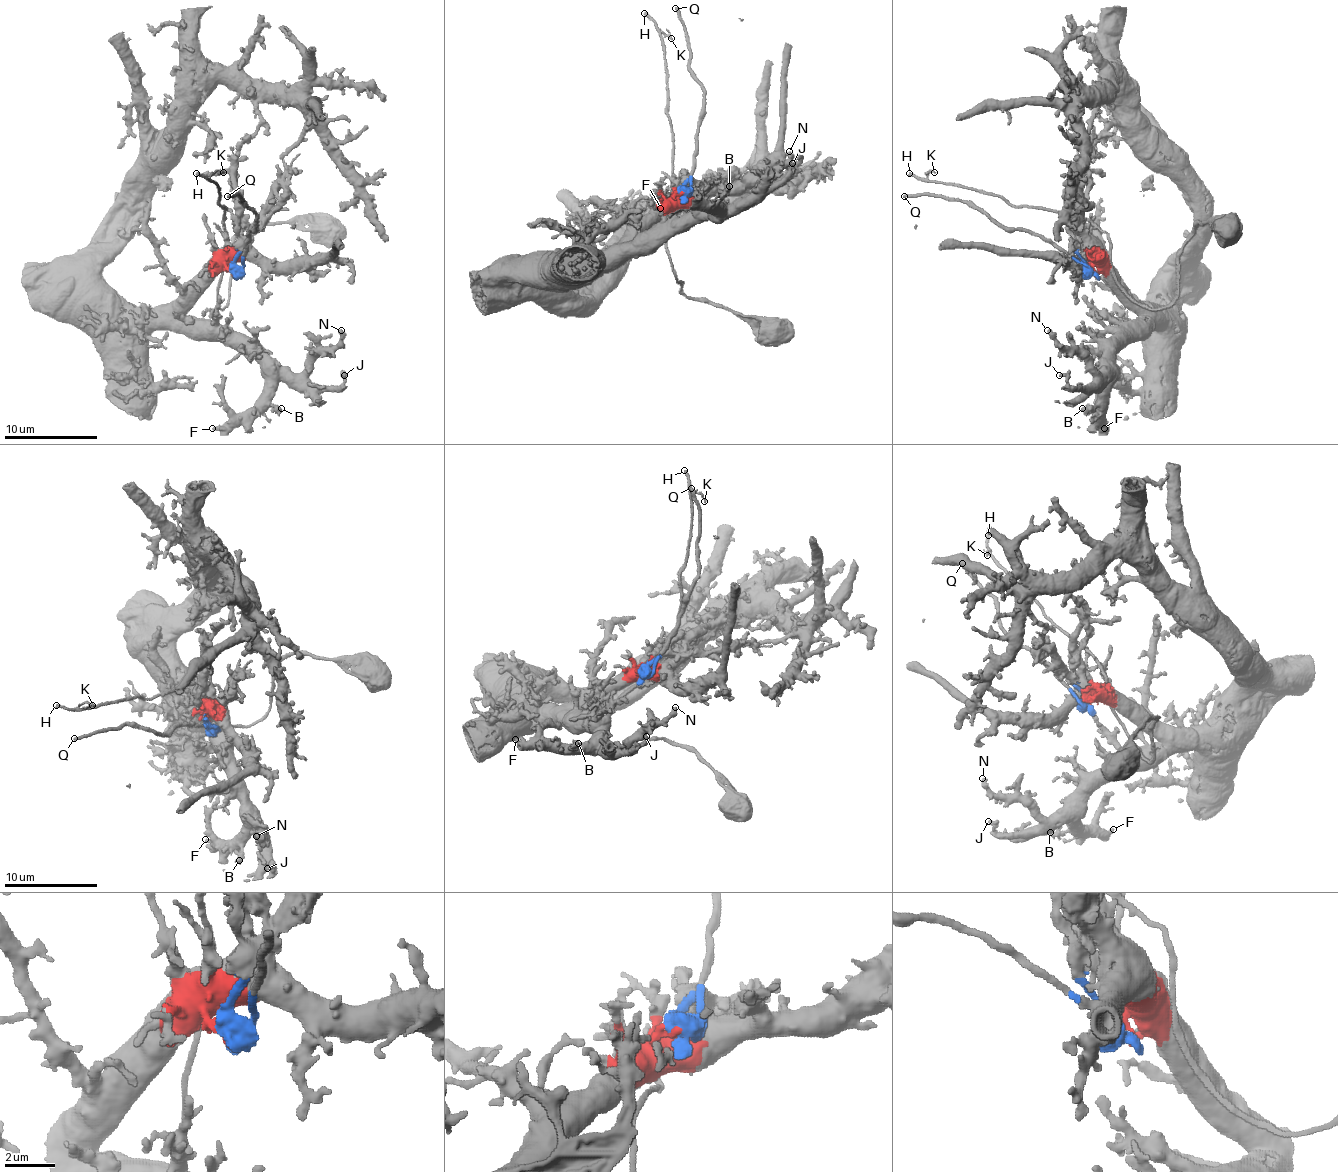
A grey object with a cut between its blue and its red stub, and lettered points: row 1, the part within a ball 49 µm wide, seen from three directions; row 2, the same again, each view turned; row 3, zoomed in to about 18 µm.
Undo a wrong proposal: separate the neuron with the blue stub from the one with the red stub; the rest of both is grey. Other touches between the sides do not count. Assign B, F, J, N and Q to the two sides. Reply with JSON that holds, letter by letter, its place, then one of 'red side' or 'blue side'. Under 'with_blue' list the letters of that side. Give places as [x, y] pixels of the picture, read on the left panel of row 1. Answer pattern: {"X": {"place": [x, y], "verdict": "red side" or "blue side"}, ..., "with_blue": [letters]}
{"B": {"place": [281, 408], "verdict": "red side"}, "F": {"place": [212, 428], "verdict": "red side"}, "J": {"place": [344, 375], "verdict": "red side"}, "N": {"place": [341, 330], "verdict": "red side"}, "Q": {"place": [227, 196], "verdict": "blue side"}, "with_blue": ["Q"]}

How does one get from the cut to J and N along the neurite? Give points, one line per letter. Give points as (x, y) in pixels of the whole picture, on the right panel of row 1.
J: (1089, 271), (1098, 269), (1138, 315), (1119, 334), (1108, 362), (1087, 386), (1070, 386), (1058, 374)
N: (1089, 271), (1098, 269), (1138, 315), (1119, 334), (1108, 362), (1096, 374), (1047, 329)

